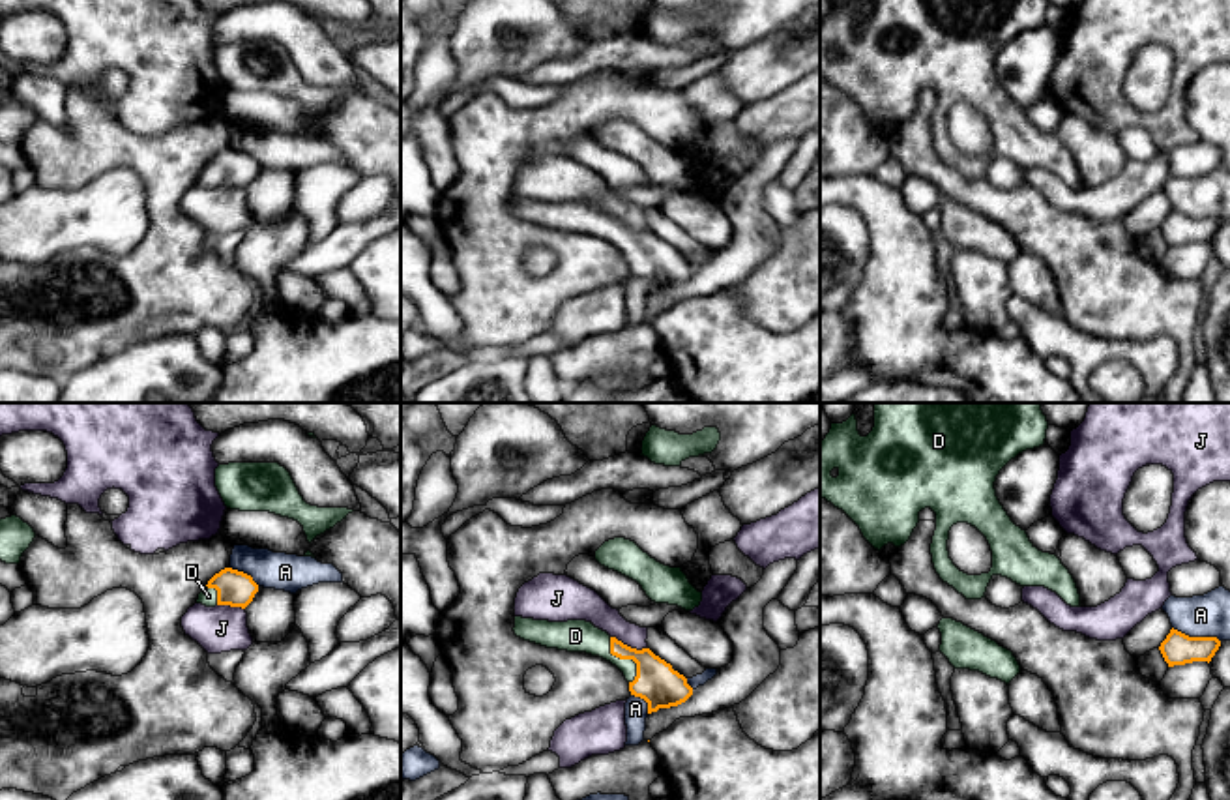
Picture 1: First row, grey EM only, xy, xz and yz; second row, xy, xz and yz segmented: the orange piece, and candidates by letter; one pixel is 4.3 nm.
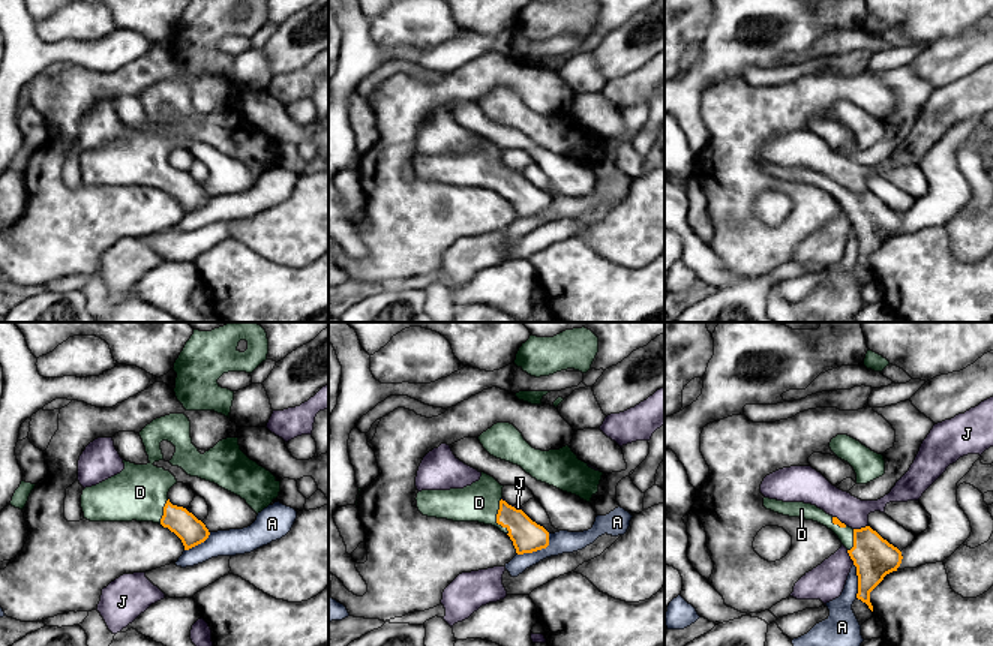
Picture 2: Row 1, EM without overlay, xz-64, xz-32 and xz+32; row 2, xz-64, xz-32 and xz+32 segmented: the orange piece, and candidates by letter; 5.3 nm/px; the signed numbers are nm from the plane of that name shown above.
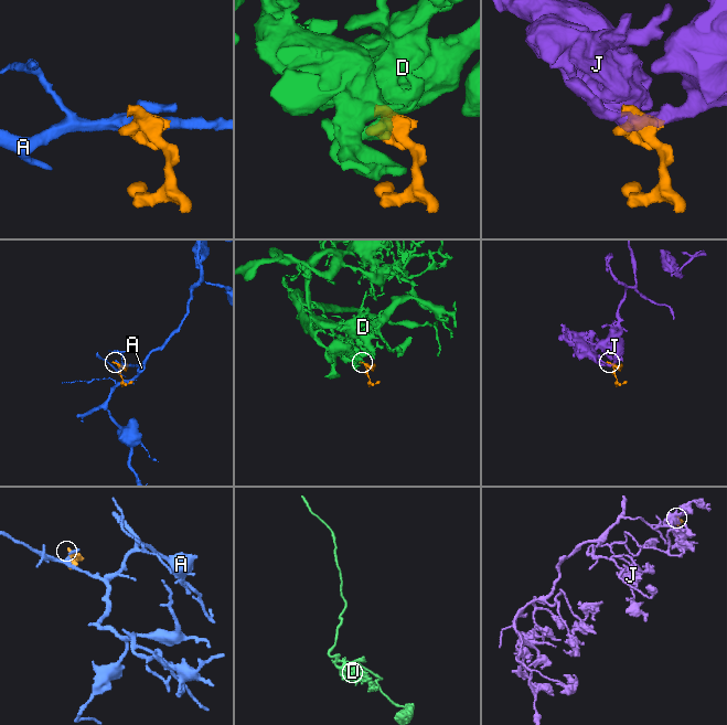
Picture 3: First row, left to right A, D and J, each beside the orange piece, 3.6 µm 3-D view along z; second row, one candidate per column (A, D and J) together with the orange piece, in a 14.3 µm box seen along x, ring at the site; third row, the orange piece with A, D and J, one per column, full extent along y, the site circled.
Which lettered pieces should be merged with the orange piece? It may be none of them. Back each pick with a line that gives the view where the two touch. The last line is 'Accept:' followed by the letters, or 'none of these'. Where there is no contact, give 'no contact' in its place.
D: xz
Accept: D

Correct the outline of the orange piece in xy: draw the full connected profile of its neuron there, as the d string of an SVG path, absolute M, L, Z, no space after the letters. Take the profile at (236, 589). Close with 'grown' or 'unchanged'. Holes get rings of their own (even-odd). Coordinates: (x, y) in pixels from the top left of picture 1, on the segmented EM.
M225 568L208 581L206 588L198 594L197 603L206 607L230 605L245 609L256 592L258 585L251 575Z; grown

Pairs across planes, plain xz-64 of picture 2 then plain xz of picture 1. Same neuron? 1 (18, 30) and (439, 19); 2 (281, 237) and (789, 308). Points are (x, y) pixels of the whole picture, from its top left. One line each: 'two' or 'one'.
1: two
2: one

